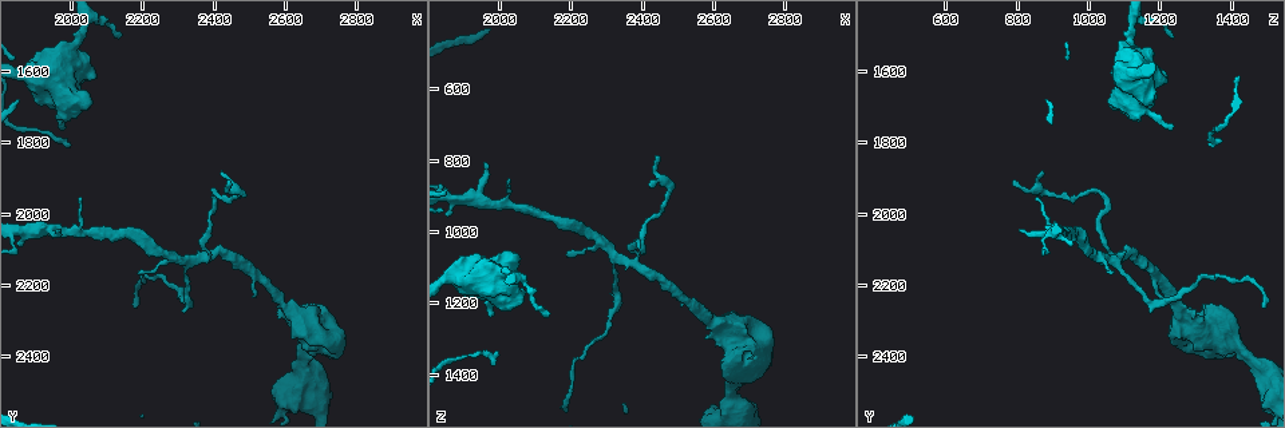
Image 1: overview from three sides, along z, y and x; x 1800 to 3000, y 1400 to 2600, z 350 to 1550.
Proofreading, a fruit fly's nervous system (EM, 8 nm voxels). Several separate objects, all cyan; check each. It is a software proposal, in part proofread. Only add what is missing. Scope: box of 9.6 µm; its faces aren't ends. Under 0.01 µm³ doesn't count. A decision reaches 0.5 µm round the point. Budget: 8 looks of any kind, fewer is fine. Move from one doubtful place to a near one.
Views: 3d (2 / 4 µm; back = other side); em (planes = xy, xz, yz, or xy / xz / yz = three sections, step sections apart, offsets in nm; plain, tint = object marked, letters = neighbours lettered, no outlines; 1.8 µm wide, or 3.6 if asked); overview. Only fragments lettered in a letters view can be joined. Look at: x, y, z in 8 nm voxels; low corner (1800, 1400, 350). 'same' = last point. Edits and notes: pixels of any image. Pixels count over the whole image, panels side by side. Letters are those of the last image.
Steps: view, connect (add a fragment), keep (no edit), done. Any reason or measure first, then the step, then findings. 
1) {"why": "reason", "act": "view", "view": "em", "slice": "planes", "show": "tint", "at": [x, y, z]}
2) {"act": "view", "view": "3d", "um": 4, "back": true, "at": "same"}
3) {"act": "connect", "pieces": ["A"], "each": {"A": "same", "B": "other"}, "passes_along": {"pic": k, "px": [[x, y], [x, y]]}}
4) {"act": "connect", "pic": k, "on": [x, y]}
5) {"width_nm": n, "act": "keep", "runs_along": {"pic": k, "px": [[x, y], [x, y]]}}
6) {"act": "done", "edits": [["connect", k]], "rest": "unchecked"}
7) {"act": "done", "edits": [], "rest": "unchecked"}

{"why": "calibre changes", "act": "view", "view": "3d", "um": 4, "back": true, "at": [2020, 1500, 1110]}

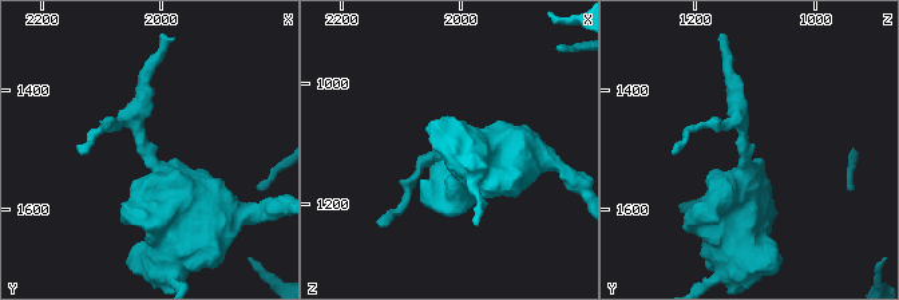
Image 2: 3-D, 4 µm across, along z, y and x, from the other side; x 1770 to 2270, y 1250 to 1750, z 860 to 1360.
{"why": "now the EM", "act": "view", "view": "em", "um": 3.6, "slice": "planes", "show": "plain", "at": [2020, 1515, 1115]}

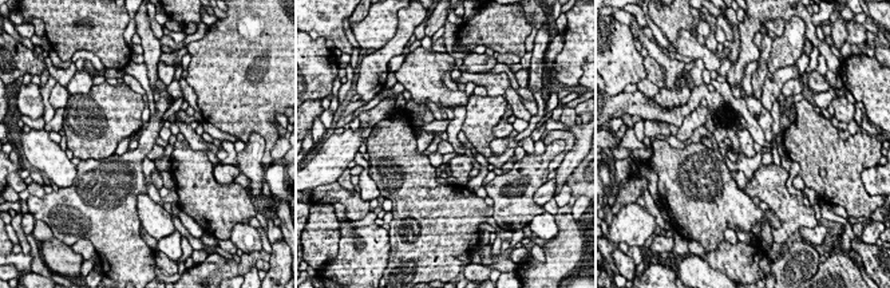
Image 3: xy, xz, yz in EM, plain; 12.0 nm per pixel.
{"why": "what lies round it", "act": "view", "view": "em", "um": 3.6, "slice": "planes", "show": "letters", "at": "same"}

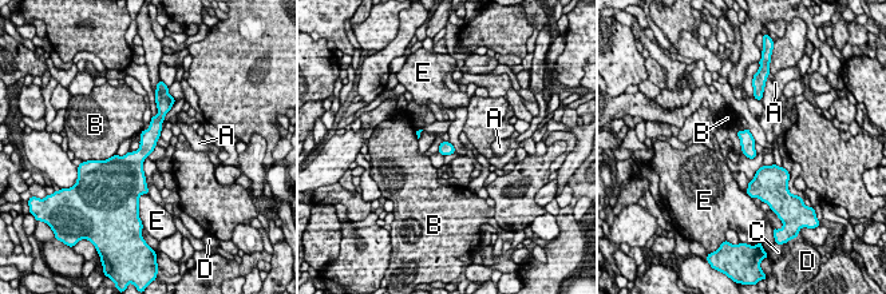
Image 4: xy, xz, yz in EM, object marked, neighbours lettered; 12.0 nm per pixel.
{"act": "keep", "each": {"A": "other", "B": "other", "C": "other", "D": "other", "E": "other"}, "border": {"pic": 4, "px": [[114, 154], [103, 161]]}, "found": "none of them fits"}

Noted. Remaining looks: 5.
{"why": "an open end", "act": "view", "view": "em", "slice": "yz", "step": 16, "show": "tint", "at": [1980, 1770, 1230]}

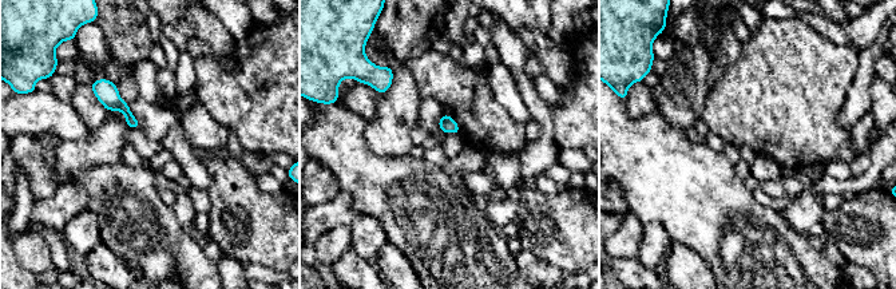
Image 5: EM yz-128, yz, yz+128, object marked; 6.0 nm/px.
{"why": "cut it another way", "act": "view", "view": "em", "slice": "planes", "show": "letters", "at": "same"}

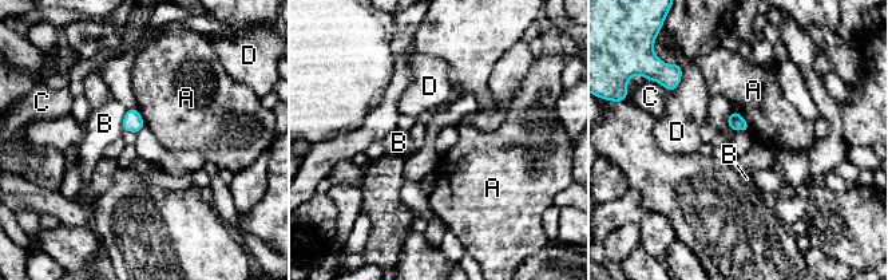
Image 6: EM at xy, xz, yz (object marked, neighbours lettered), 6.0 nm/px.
{"longest_contact_nm": ["D", 170], "act": "keep", "each": {"A": "other", "B": "other", "C": "other", "D": "other"}, "found": "none of them fits"}

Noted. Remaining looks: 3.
{"why": "tapers out", "act": "view", "view": "3d", "um": 2, "at": [1950, 2050, 810]}

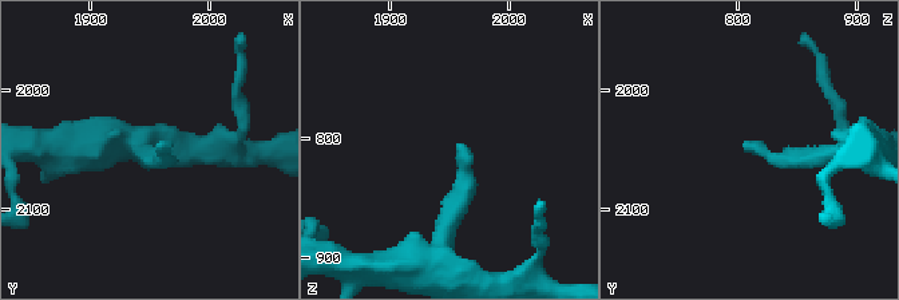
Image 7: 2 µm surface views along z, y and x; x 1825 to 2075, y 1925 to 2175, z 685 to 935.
{"act": "view", "view": "em", "um": 3.6, "slice": "yz", "step": 16, "show": "letters", "at": [1960, 2046, 804]}

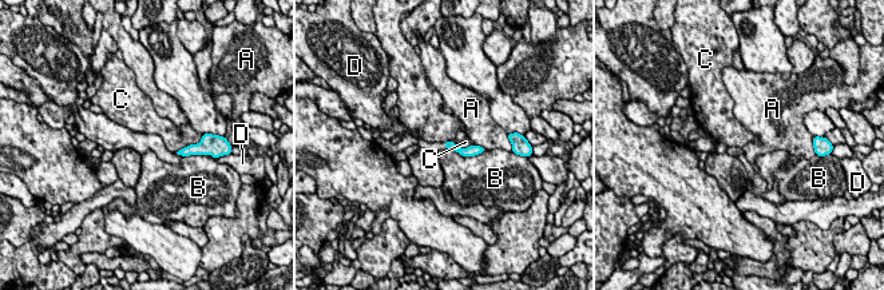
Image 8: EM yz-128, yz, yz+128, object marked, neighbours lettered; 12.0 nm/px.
{"why": "cut it another way", "act": "view", "view": "em", "um": 3.6, "slice": "planes", "show": "letters", "at": "same"}

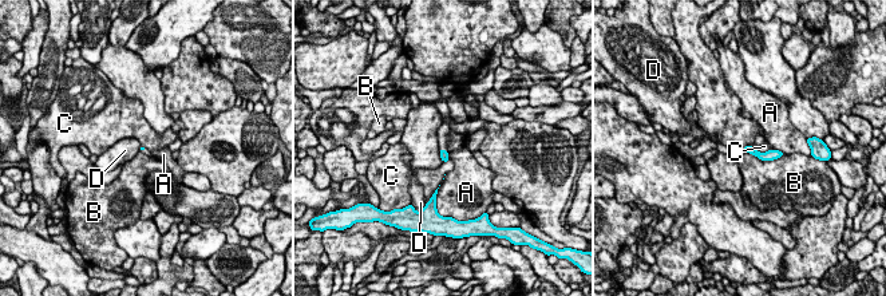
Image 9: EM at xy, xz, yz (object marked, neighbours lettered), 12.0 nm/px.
{"act": "keep", "each": {"A": "other", "B": "other", "C": "other", "D": "other"}, "runs_along": {"pic": 9, "px": [[747, 149], [759, 156], [778, 154]]}, "found": "none of them fits"}

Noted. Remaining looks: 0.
{"act": "done", "edits": [], "rest": "unchecked"}

